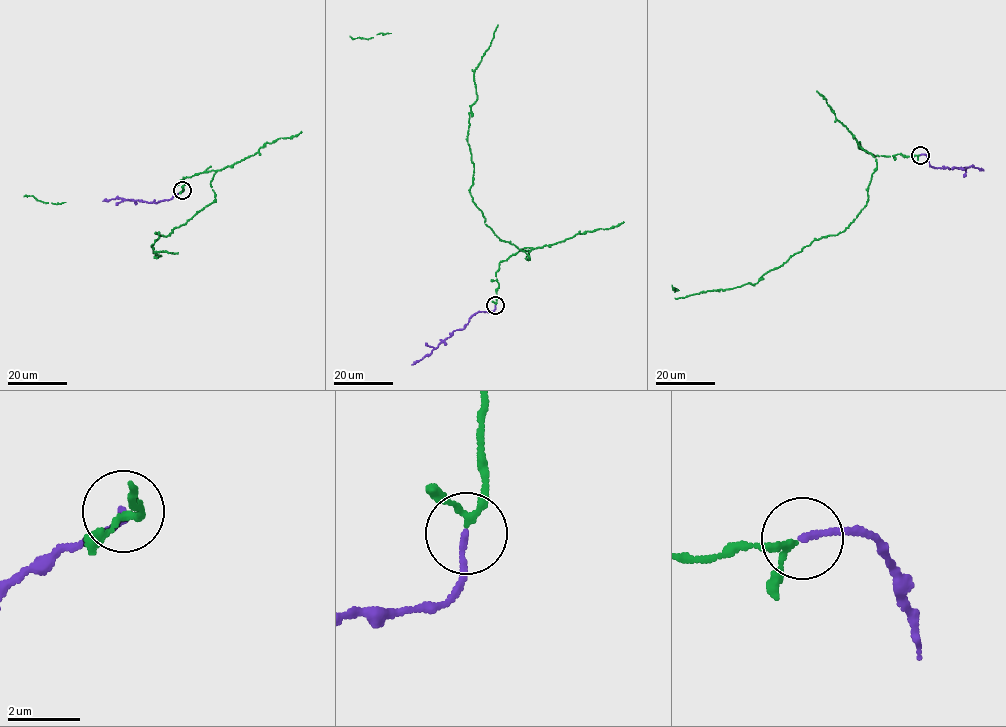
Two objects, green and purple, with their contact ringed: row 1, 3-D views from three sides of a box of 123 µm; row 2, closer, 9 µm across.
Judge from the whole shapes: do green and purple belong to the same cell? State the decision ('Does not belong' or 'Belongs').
Belongs

